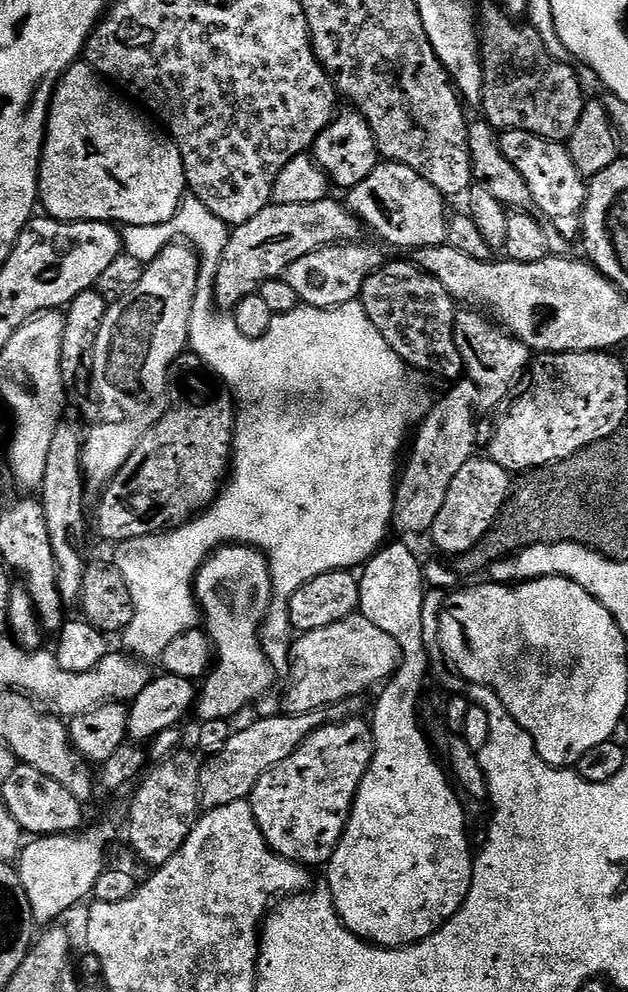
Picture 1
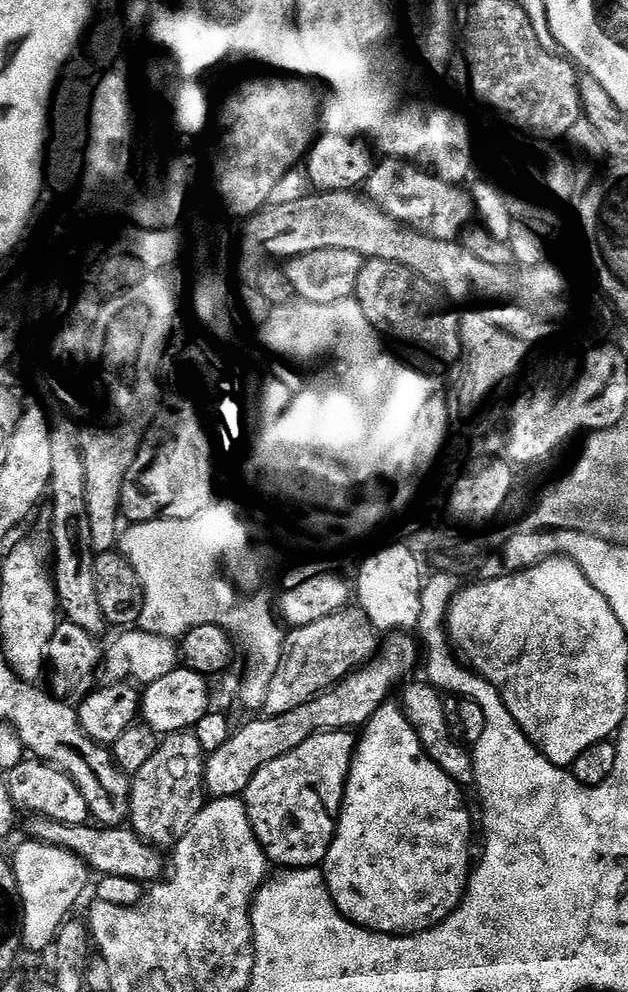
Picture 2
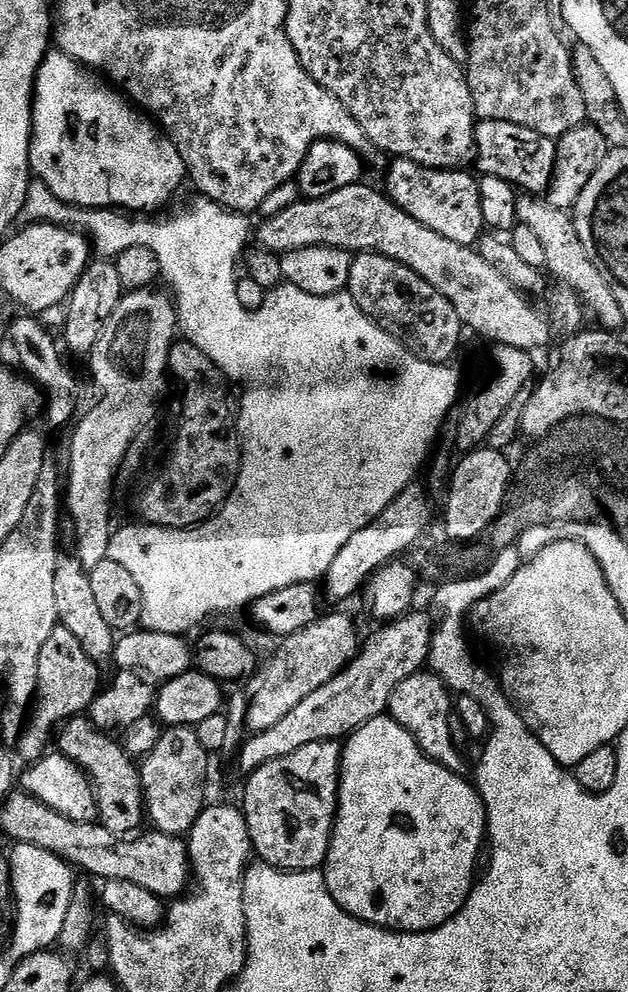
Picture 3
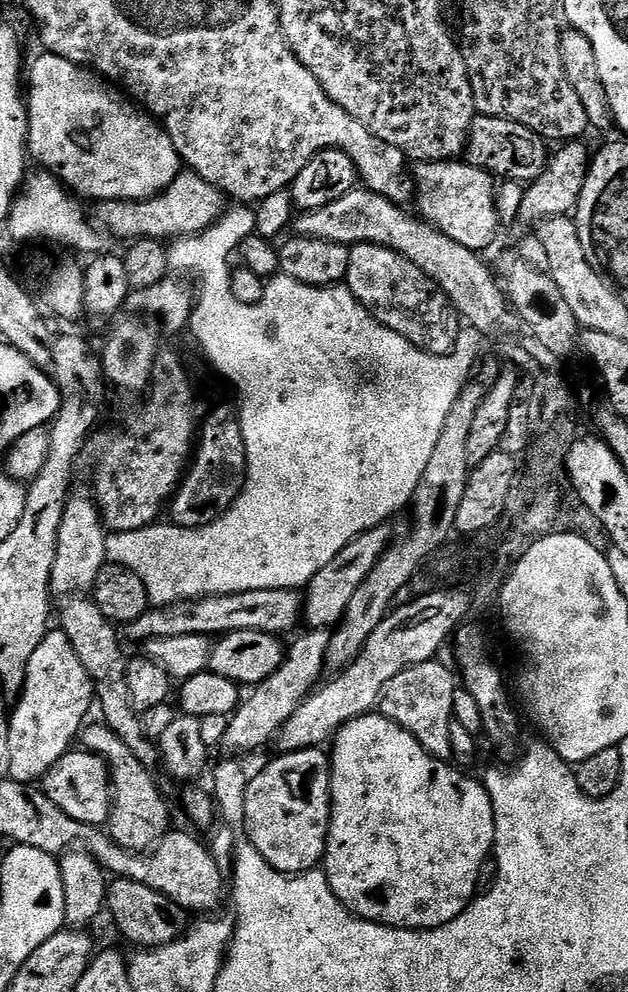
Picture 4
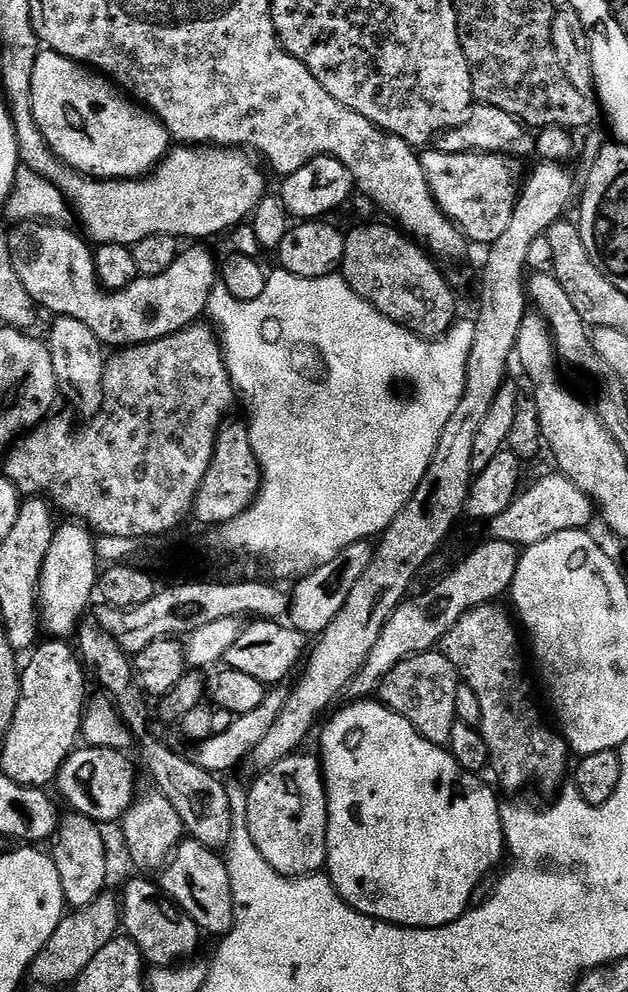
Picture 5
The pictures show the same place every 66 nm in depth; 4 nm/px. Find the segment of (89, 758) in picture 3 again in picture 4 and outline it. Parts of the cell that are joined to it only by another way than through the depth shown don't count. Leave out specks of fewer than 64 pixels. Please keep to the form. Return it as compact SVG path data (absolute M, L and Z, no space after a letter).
M103 722L85 723L79 737L79 743L87 751L108 761L112 778L112 812L108 815L106 831L112 840L128 852L146 852L155 849L156 843L164 839L170 830L168 824L168 804L151 776L149 765L142 763L138 757L110 730Z

